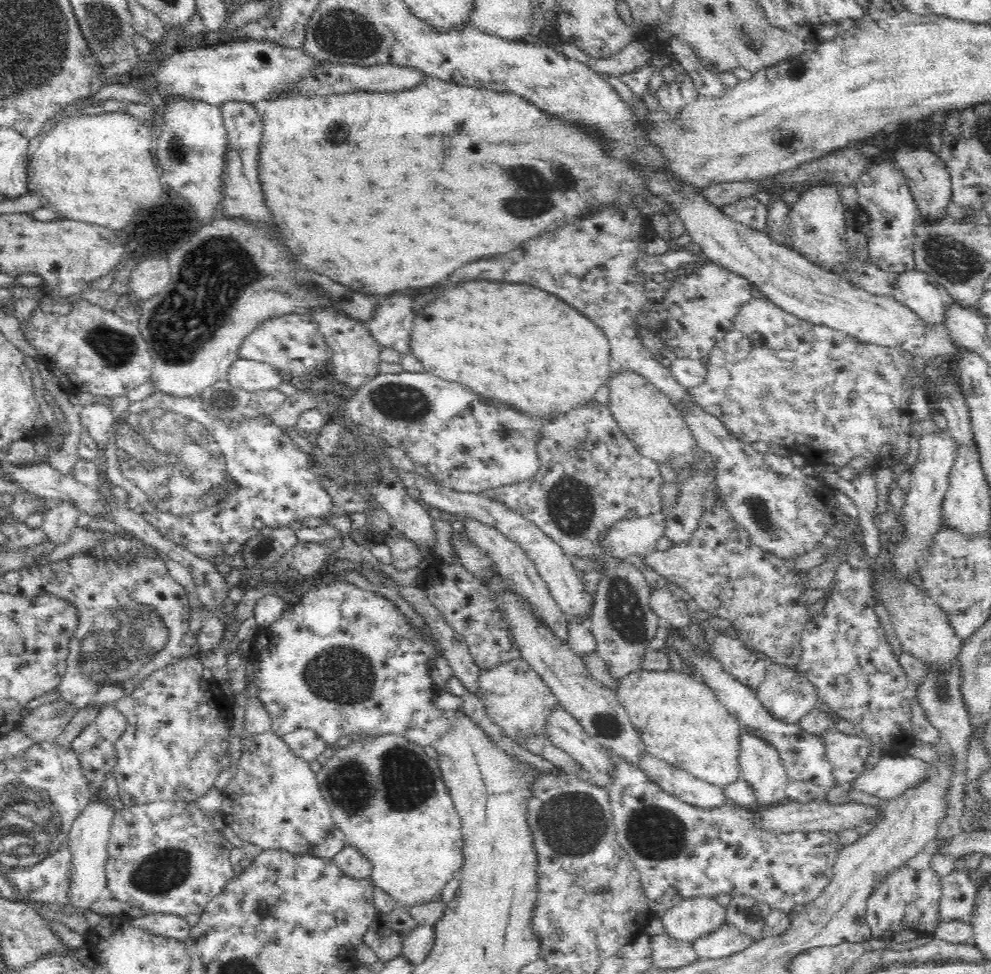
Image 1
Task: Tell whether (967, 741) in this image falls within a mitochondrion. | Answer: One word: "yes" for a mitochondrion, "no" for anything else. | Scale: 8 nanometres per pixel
no

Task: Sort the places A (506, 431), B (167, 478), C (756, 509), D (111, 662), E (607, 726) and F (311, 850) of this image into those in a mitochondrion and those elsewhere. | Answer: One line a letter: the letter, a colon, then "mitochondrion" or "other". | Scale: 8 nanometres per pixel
A: mitochondrion
B: mitochondrion
C: mitochondrion
D: mitochondrion
E: mitochondrion
F: other

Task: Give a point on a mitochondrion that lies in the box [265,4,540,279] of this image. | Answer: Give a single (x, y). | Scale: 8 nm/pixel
(341, 32)

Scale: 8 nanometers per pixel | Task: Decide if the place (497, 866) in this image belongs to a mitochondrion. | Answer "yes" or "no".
no

